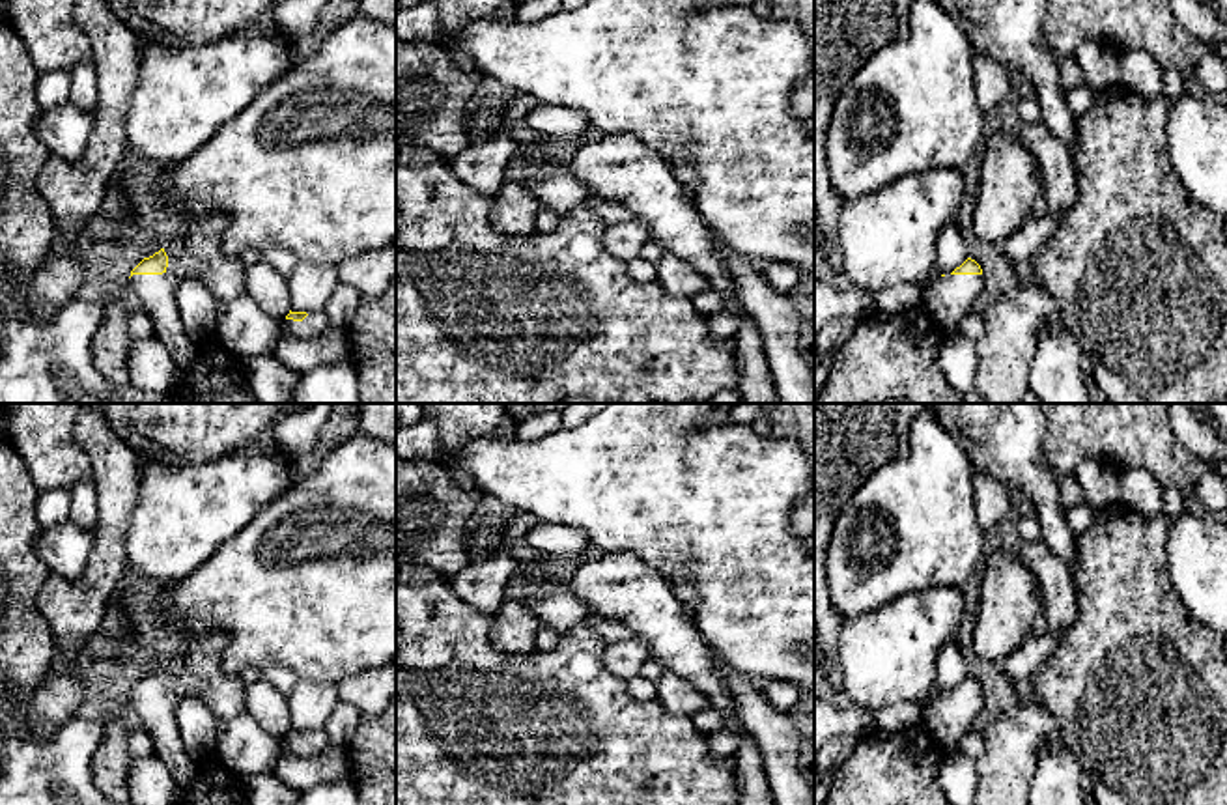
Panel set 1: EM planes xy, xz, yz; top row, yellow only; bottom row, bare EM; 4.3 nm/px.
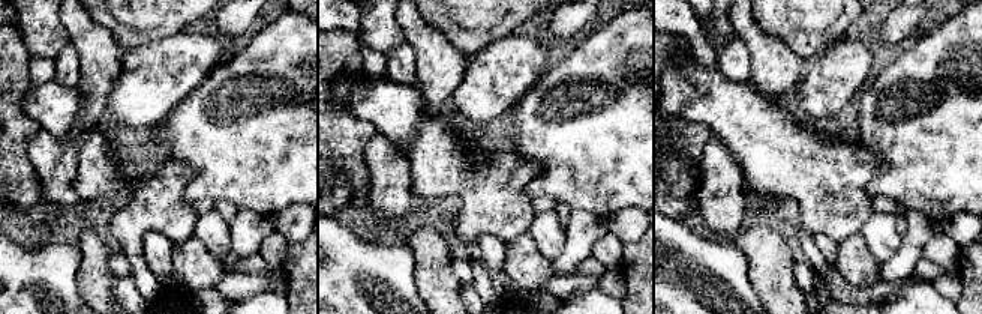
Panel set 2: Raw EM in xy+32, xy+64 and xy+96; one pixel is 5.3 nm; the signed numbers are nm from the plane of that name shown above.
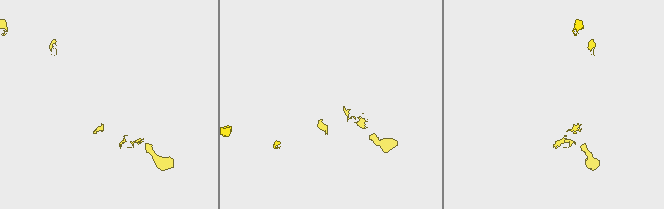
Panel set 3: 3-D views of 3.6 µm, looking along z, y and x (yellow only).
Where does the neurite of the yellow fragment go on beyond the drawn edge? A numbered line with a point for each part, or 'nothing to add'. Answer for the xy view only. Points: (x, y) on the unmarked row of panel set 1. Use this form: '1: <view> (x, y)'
1: xy (197, 673)

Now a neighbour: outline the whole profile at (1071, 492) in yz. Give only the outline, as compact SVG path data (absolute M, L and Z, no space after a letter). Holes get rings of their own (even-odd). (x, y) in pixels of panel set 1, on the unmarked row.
M1076 474L1059 476L1057 484L1059 484L1059 497L1061 497L1065 510L1072 508L1078 501L1083 501L1083 489Z

